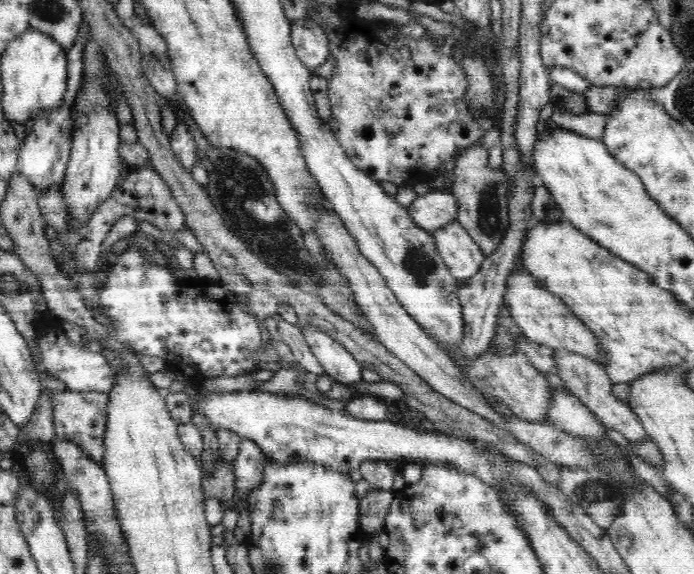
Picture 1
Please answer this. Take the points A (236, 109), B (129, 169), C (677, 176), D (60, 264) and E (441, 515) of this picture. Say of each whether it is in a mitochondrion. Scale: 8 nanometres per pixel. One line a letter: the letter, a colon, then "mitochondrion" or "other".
A: other
B: other
C: mitochondrion
D: other
E: other

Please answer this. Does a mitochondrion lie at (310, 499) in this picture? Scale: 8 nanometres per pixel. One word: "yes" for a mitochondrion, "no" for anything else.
no

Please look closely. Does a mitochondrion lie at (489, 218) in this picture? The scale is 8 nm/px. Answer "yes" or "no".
yes

